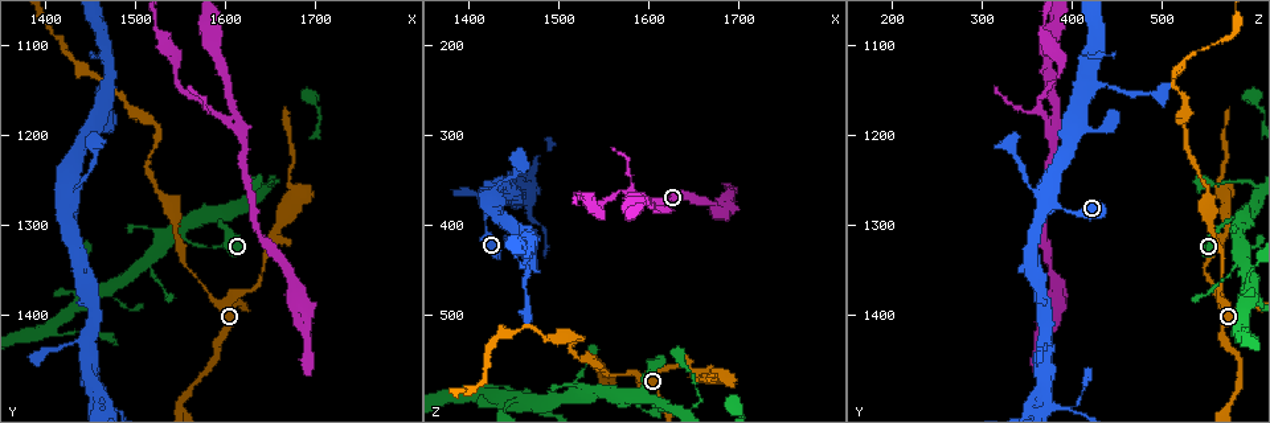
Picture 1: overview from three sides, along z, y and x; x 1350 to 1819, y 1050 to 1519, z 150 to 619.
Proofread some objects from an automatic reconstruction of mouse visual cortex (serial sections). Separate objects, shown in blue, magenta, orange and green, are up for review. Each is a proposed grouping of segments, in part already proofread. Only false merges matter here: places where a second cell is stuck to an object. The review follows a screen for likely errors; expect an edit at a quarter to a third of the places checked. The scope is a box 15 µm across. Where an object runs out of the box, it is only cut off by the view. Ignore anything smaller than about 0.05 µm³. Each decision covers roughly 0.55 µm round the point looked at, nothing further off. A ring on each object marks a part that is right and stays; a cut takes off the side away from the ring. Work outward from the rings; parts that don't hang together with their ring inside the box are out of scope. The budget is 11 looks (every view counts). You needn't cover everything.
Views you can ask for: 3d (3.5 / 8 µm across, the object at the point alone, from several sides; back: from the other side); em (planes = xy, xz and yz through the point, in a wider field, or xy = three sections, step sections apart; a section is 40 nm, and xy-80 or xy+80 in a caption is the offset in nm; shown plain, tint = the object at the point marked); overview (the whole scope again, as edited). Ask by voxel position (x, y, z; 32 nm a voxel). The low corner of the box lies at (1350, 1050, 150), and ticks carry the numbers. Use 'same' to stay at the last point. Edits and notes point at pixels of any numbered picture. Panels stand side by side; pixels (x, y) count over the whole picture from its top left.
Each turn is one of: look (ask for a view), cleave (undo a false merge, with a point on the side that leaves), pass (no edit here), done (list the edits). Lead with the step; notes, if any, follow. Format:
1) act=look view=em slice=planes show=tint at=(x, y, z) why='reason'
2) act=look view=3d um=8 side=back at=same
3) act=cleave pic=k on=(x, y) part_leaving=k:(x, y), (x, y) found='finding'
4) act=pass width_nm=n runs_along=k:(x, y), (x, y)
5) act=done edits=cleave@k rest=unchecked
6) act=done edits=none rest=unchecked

act=look view=3d um=3.5 side=back at=(1580, 1380, 560)

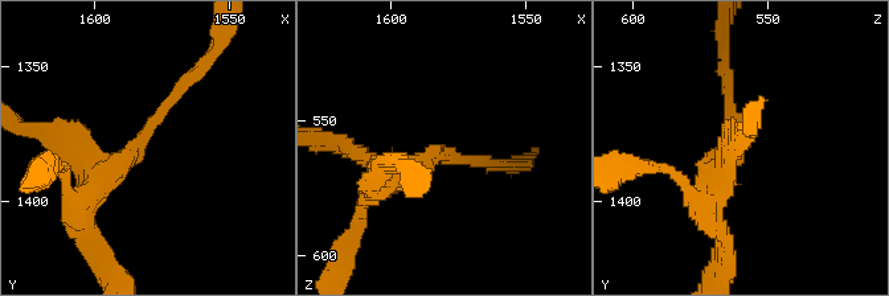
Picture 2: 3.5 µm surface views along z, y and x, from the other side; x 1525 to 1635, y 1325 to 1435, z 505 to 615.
act=look view=em slice=planes show=tint at=(1581, 1376, 563)

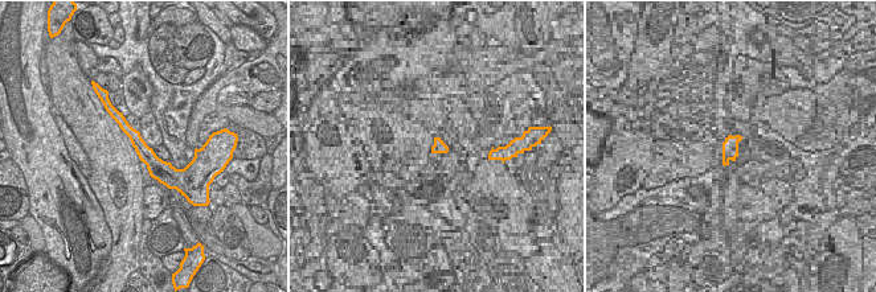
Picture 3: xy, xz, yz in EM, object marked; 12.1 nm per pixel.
act=look view=em slice=xy step=1 show=tint at=same why='cut it another way'

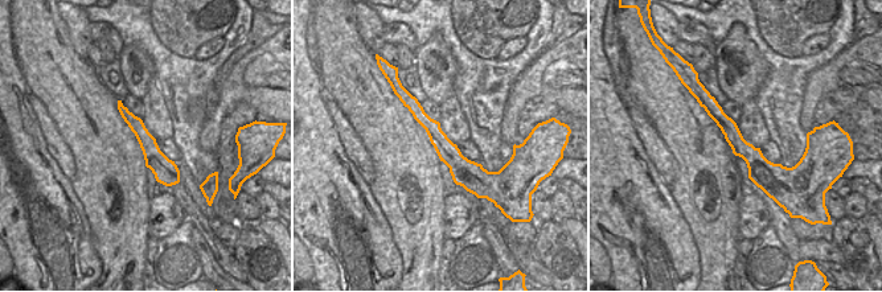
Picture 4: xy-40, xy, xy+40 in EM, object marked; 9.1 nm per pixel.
act=pass arm_widths_nm=150,350 found='one cell here'

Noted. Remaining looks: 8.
act=look view=3d um=3.5 side=back at=(1545, 1315, 560) why='arms part here'

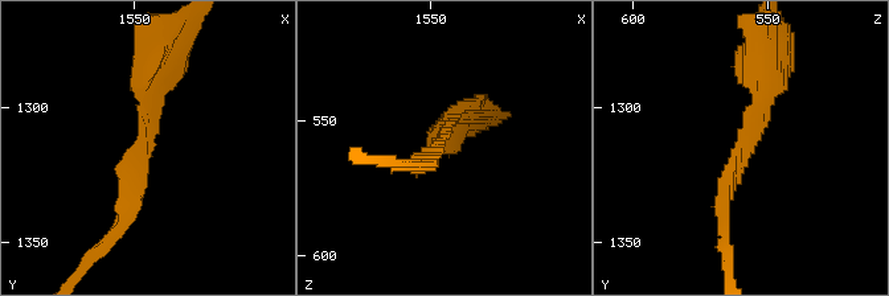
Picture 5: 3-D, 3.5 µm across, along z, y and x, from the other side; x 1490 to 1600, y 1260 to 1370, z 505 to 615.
act=look view=em slice=xy step=3 show=tint at=(1548, 1312, 559) why='shape alone is not enough'

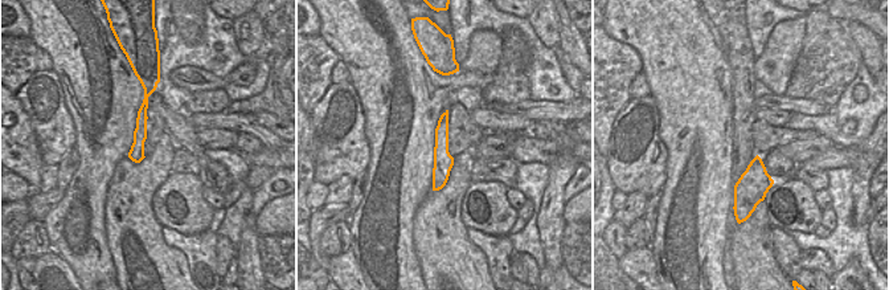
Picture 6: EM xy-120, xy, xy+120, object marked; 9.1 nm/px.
act=pass runs_along=6:(445, 117), (442, 168), (435, 187) found='one cell here'

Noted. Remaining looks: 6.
act=look view=3d um=3.5 at=(1420, 1280, 375) why='four or more arms meet'

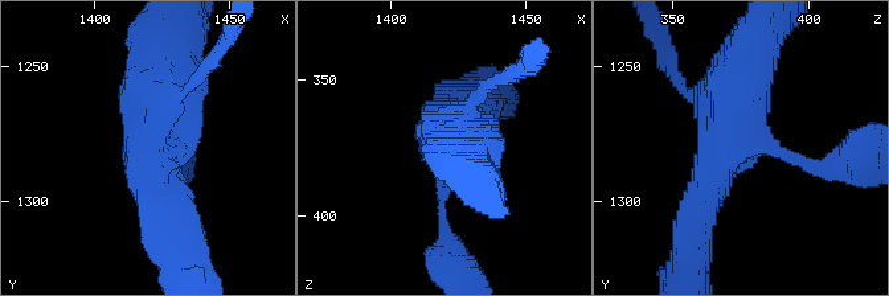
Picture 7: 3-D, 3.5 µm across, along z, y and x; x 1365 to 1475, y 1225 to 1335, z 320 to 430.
act=pass runs_along=7:(814, 168), (732, 144), (745, 54) found='all the same cell'

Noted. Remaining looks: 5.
act=look view=3d um=3.5 at=(1465, 1500, 370) why='four arms meet'

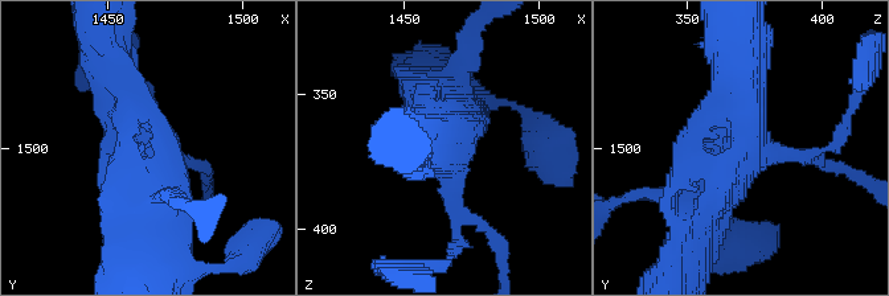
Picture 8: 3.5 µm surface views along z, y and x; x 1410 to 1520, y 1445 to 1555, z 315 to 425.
act=pass runs_along=8:(738, 65), (756, 153), (830, 146) found='one cell here'

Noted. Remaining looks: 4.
act=done edits=none rest=unchecked

